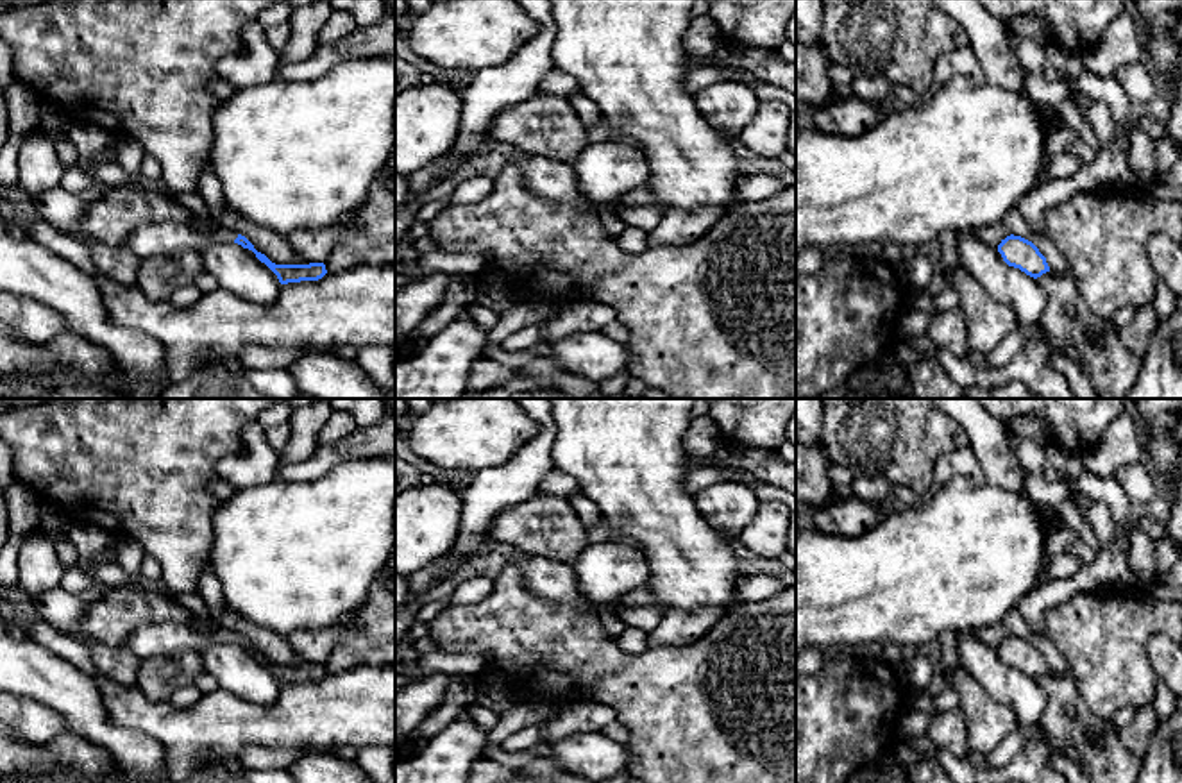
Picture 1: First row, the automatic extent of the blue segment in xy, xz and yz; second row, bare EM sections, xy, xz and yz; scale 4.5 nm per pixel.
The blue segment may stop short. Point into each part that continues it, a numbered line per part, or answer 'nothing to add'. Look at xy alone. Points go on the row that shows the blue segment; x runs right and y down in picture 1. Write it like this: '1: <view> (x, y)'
1: xy (149, 240)

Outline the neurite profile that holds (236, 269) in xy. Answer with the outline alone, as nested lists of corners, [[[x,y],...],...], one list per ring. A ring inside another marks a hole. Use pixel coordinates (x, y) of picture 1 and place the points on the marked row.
[[[211,241],[200,250],[204,270],[213,274],[222,290],[252,302],[277,299],[281,282],[256,254],[234,241]]]

